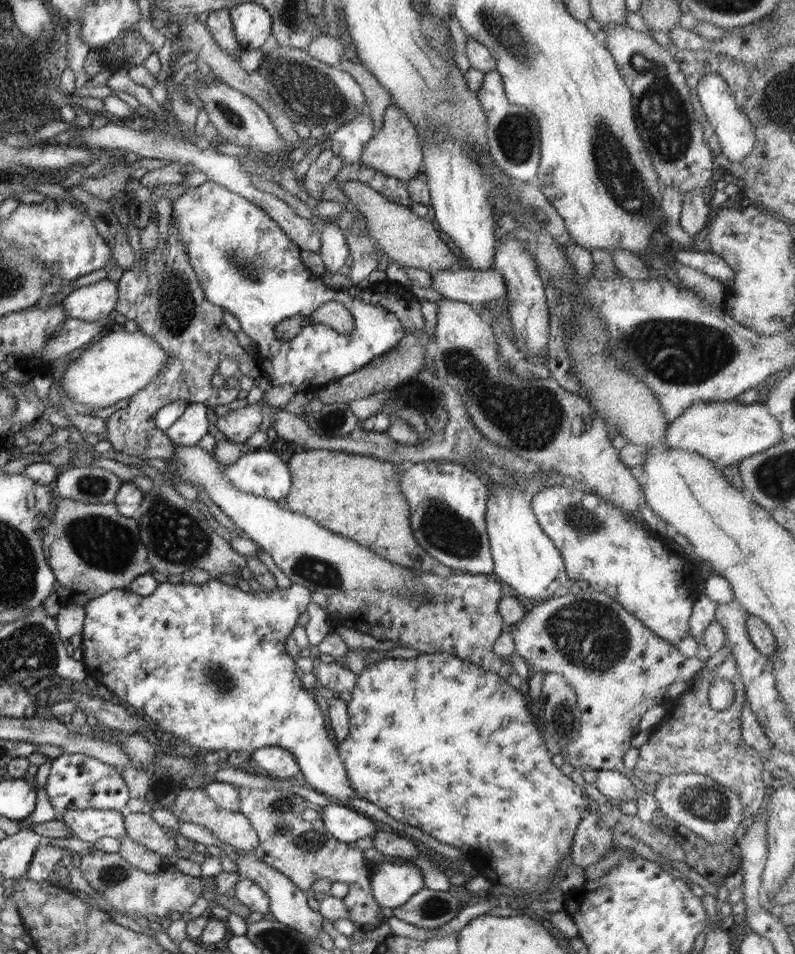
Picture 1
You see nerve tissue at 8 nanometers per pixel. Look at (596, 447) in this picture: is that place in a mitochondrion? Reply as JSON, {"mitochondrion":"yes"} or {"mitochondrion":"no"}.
{"mitochondrion":"no"}

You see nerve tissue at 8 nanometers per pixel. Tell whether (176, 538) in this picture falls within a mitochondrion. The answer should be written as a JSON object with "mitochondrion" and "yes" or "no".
{"mitochondrion":"yes"}

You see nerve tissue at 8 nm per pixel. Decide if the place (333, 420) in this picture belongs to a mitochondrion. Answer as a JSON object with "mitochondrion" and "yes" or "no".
{"mitochondrion":"yes"}

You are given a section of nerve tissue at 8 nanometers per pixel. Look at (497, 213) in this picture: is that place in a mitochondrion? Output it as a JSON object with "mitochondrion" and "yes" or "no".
{"mitochondrion":"no"}

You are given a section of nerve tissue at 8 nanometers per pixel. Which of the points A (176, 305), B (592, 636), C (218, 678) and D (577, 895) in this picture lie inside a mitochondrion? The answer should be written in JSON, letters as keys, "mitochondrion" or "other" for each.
{"A":"mitochondrion","B":"mitochondrion","C":"mitochondrion","D":"other"}

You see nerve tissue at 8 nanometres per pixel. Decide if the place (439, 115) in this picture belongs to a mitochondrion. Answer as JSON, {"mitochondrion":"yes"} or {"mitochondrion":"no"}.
{"mitochondrion":"no"}

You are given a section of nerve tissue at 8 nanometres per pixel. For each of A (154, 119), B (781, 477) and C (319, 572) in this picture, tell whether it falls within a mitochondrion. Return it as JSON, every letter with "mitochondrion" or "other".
{"A":"other","B":"mitochondrion","C":"mitochondrion"}

